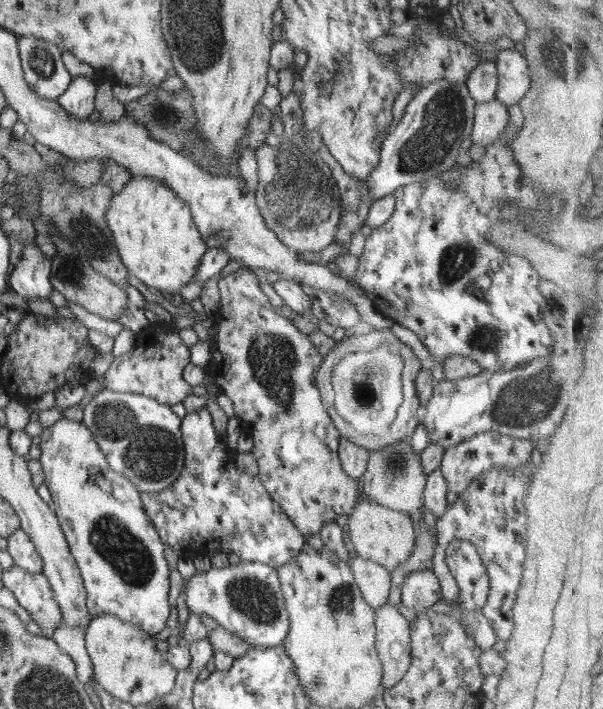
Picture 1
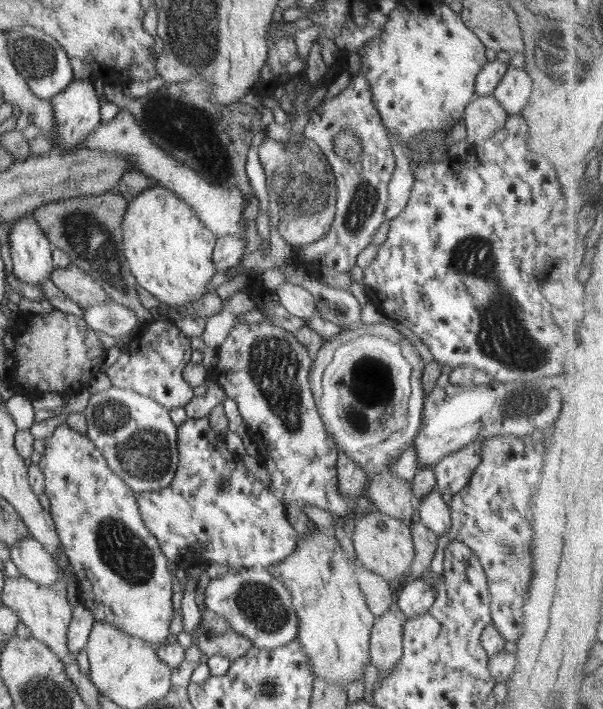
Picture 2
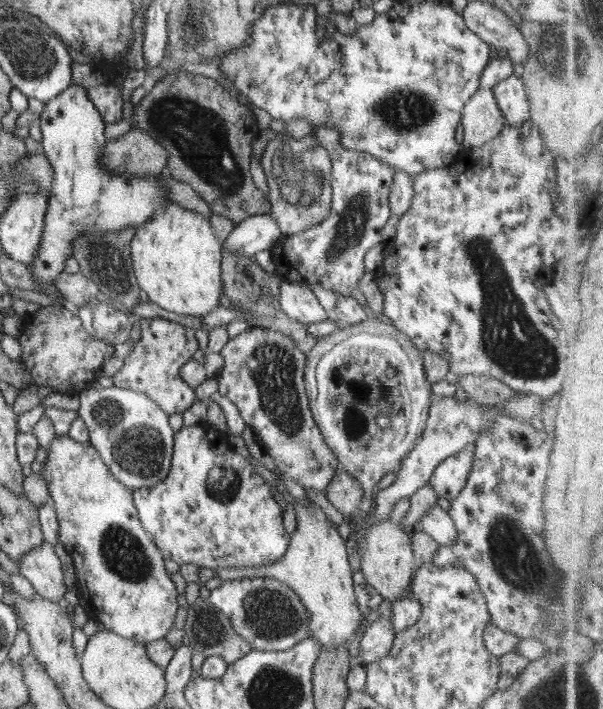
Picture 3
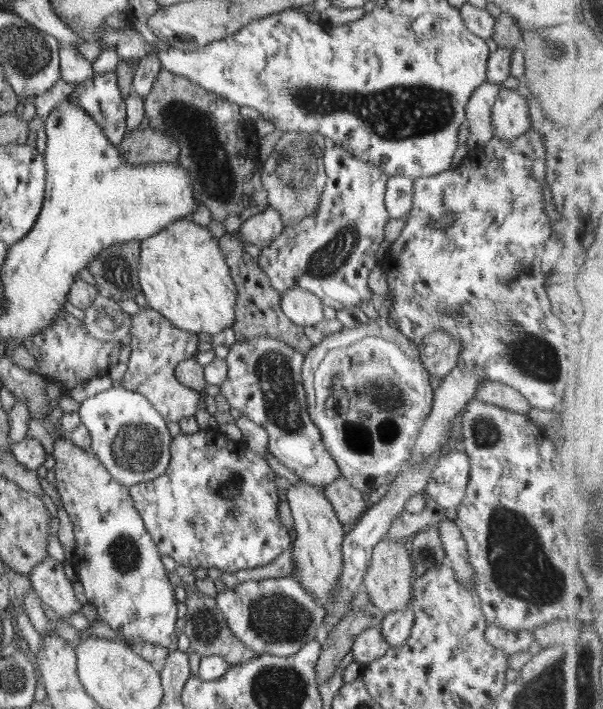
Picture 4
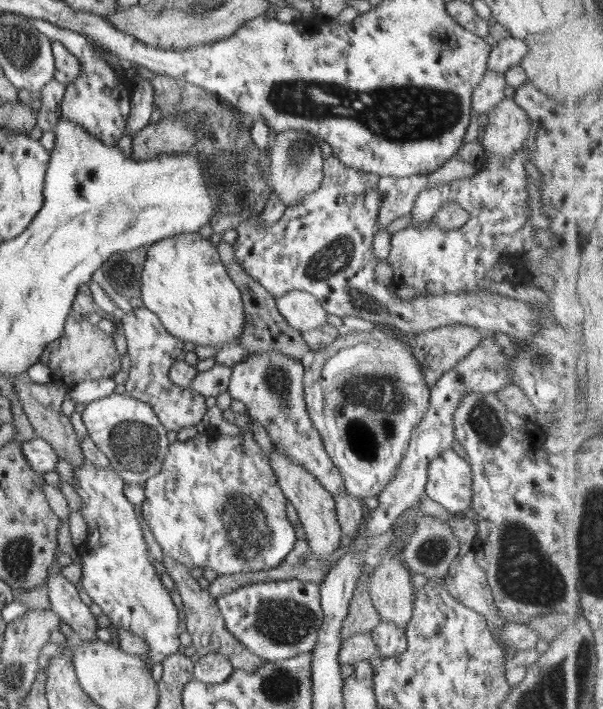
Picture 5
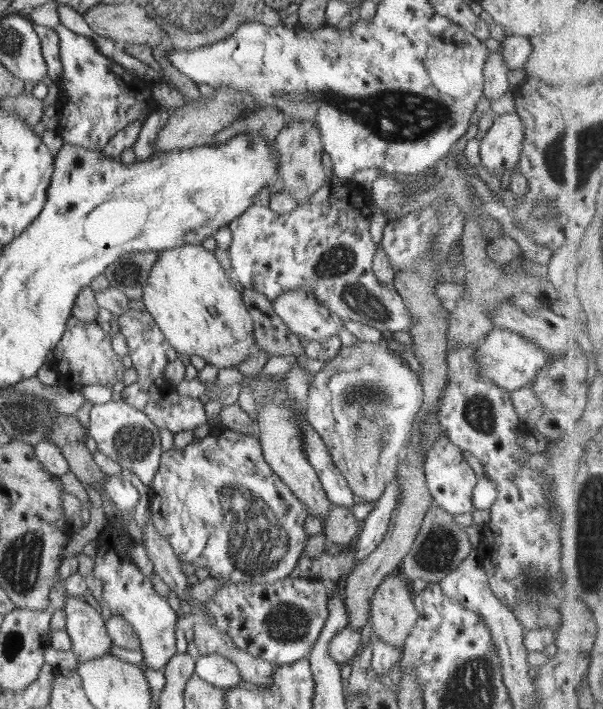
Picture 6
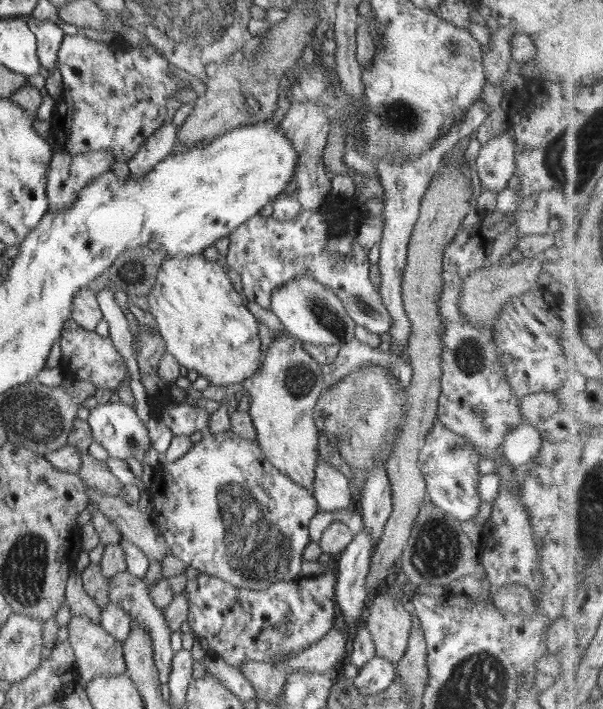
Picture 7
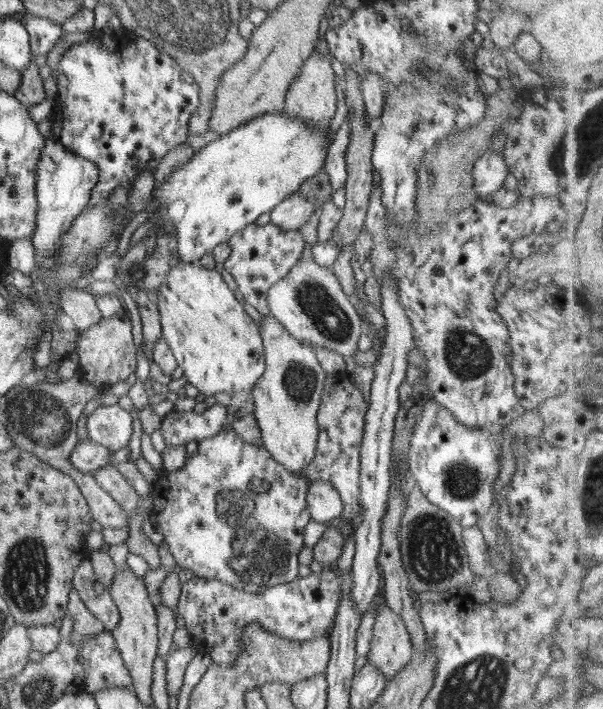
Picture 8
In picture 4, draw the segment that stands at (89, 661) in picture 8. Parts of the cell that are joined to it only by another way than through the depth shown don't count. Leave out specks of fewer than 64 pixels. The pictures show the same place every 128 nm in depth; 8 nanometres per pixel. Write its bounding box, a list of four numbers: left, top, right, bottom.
[28,556,81,618]

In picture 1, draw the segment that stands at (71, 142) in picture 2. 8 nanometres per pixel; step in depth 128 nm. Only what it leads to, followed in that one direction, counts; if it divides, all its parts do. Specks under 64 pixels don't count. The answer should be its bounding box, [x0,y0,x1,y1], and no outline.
[57,76,99,120]

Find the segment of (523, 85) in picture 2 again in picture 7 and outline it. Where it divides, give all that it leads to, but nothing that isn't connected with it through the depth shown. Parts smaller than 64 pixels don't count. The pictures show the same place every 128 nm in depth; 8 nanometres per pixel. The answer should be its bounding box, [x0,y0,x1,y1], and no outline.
[474,126,516,193]

